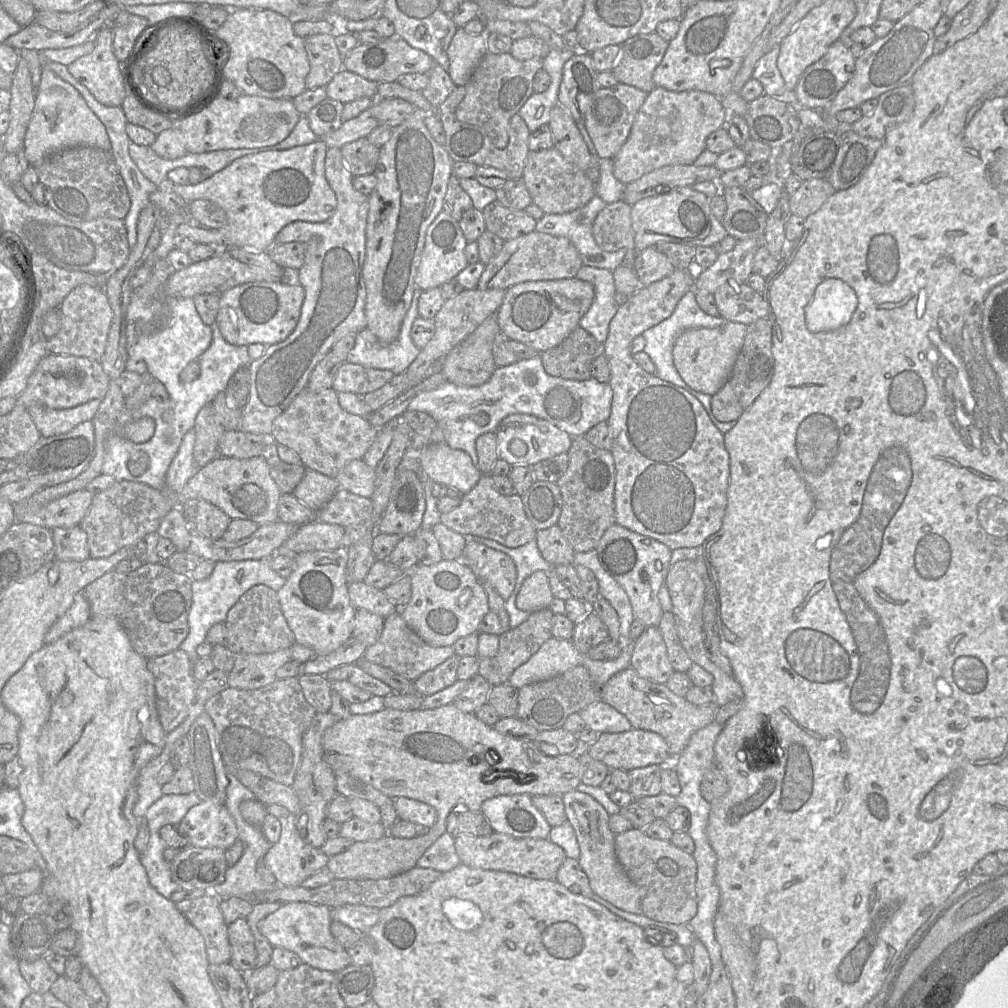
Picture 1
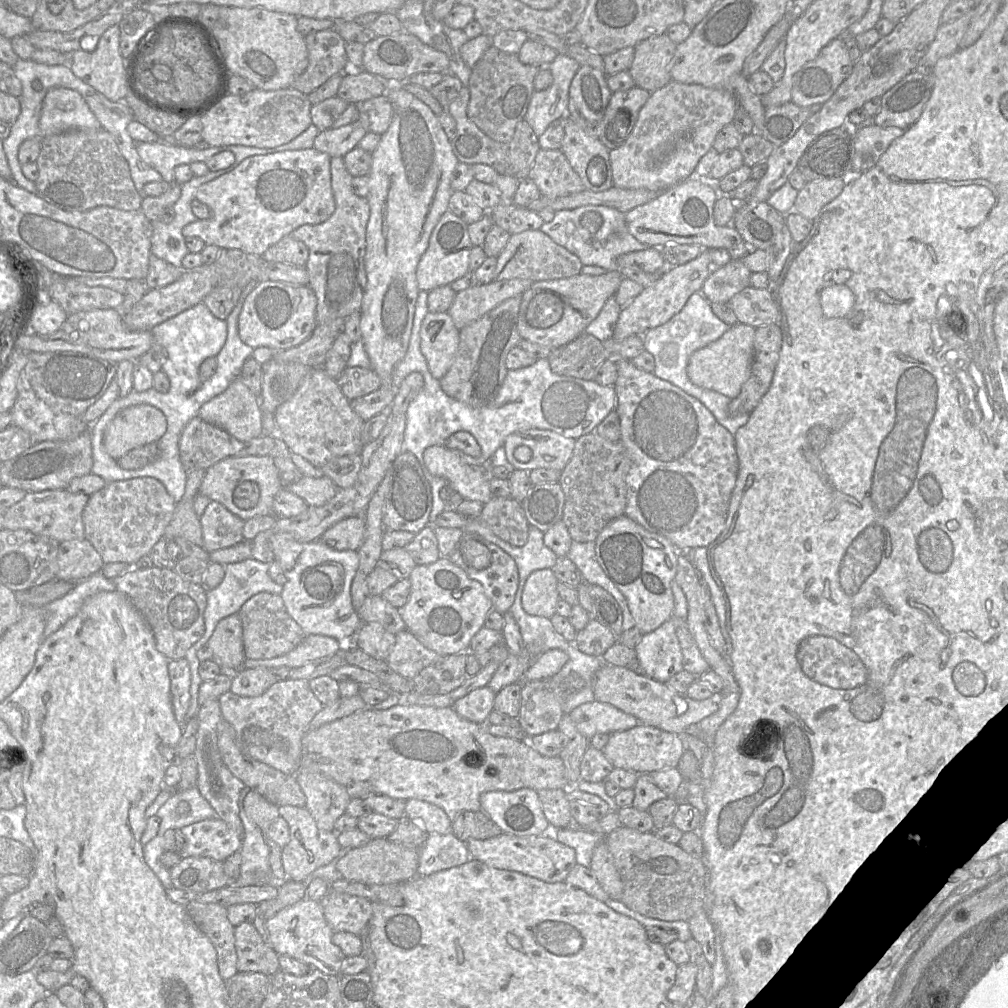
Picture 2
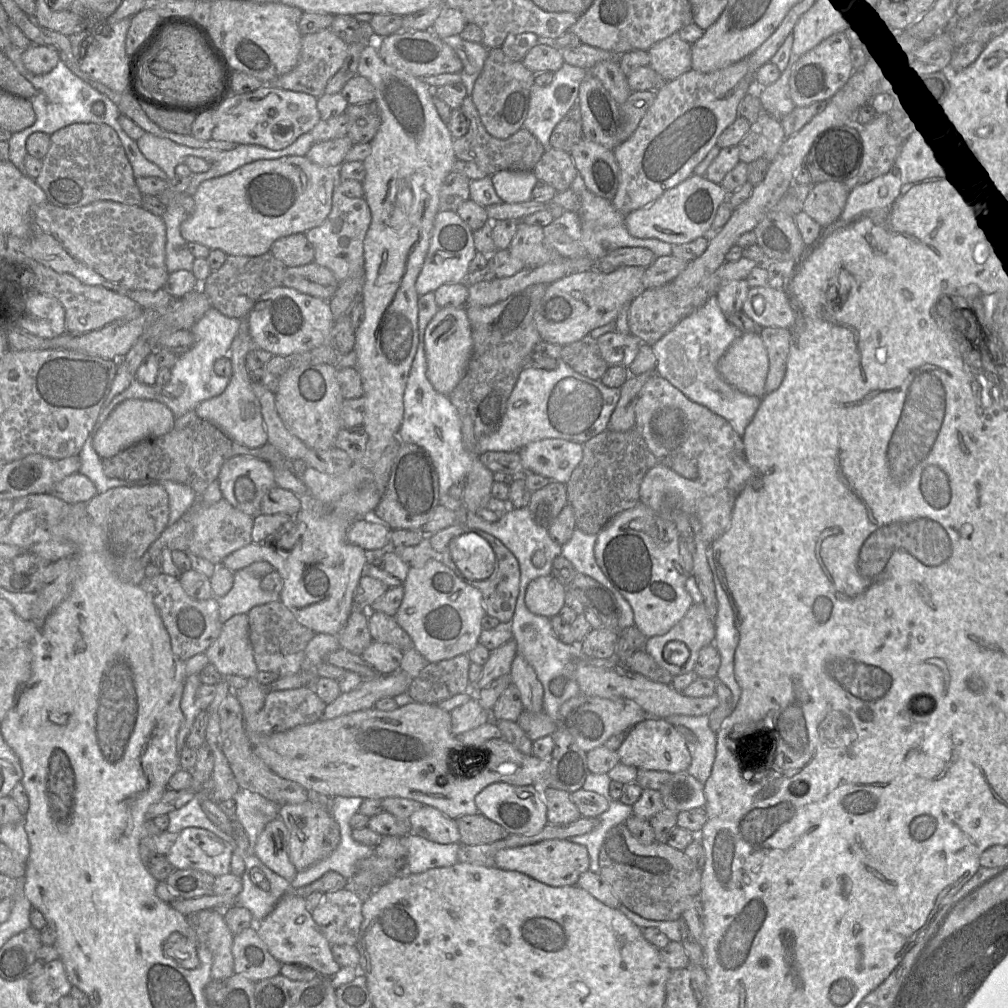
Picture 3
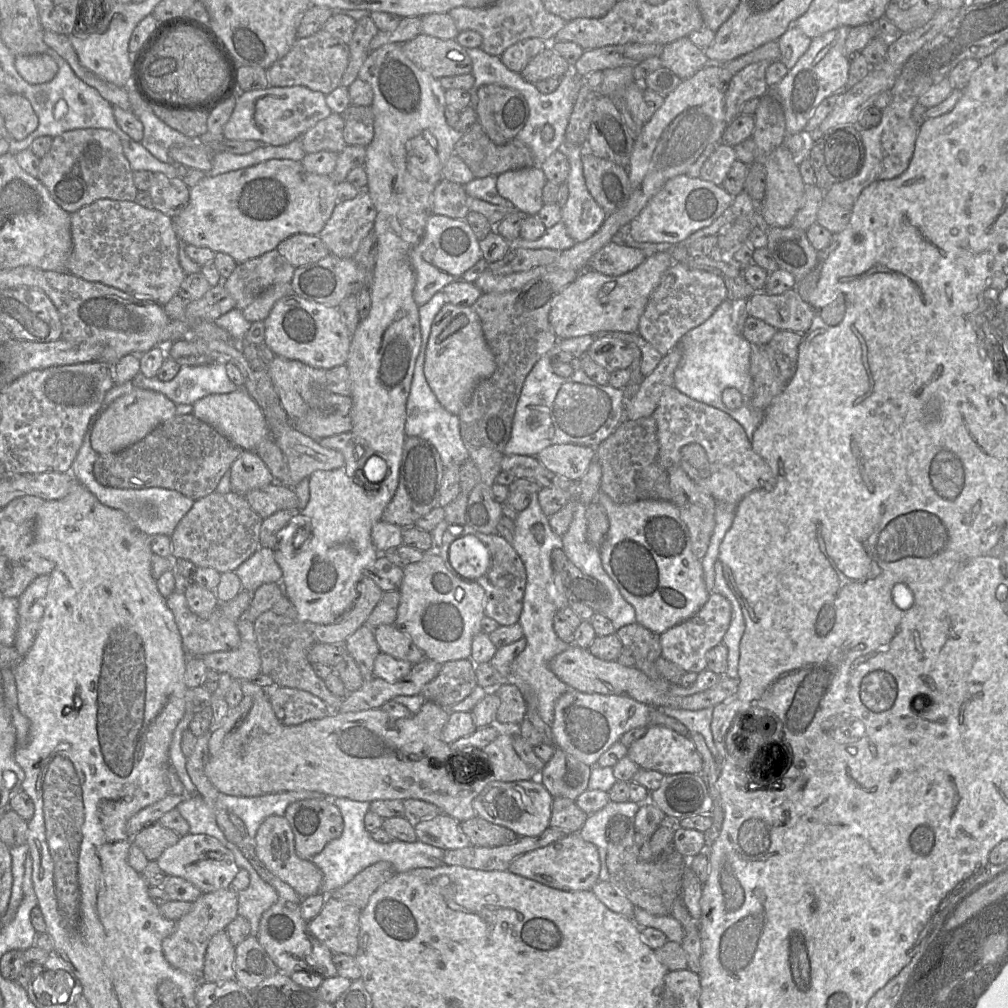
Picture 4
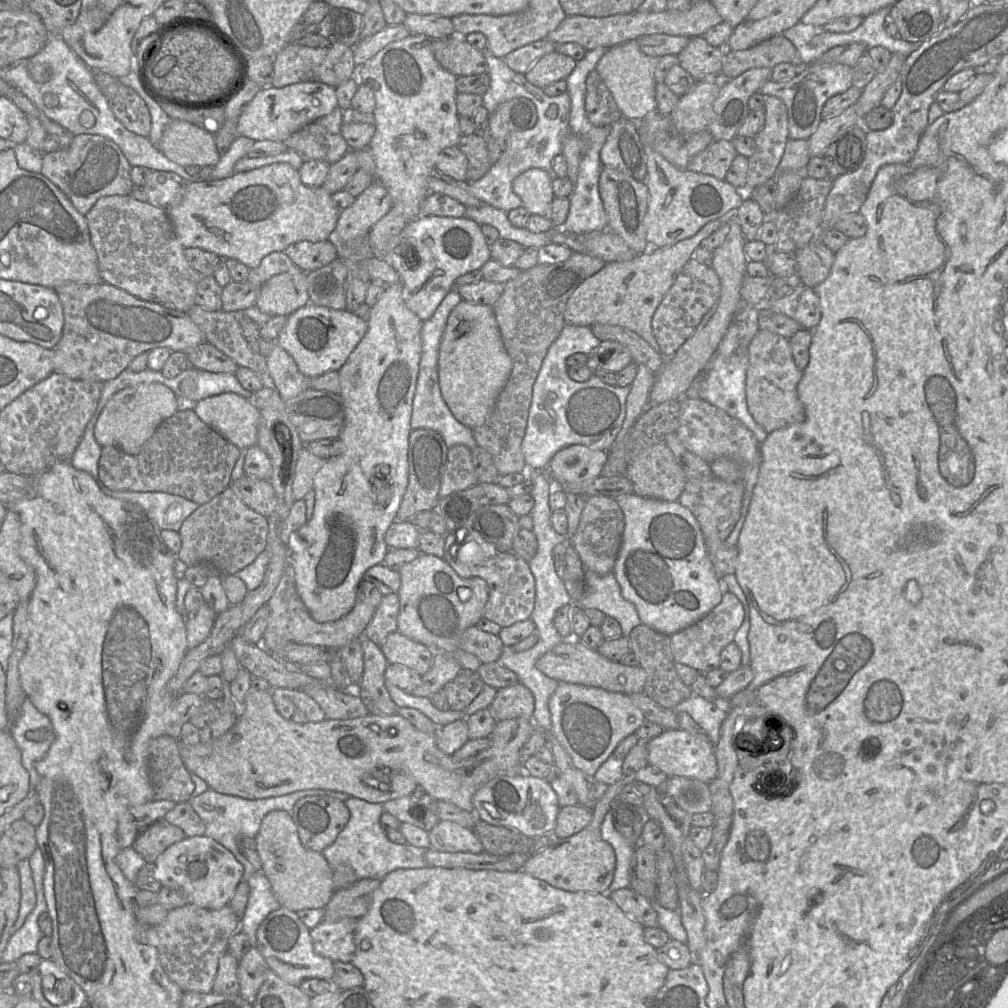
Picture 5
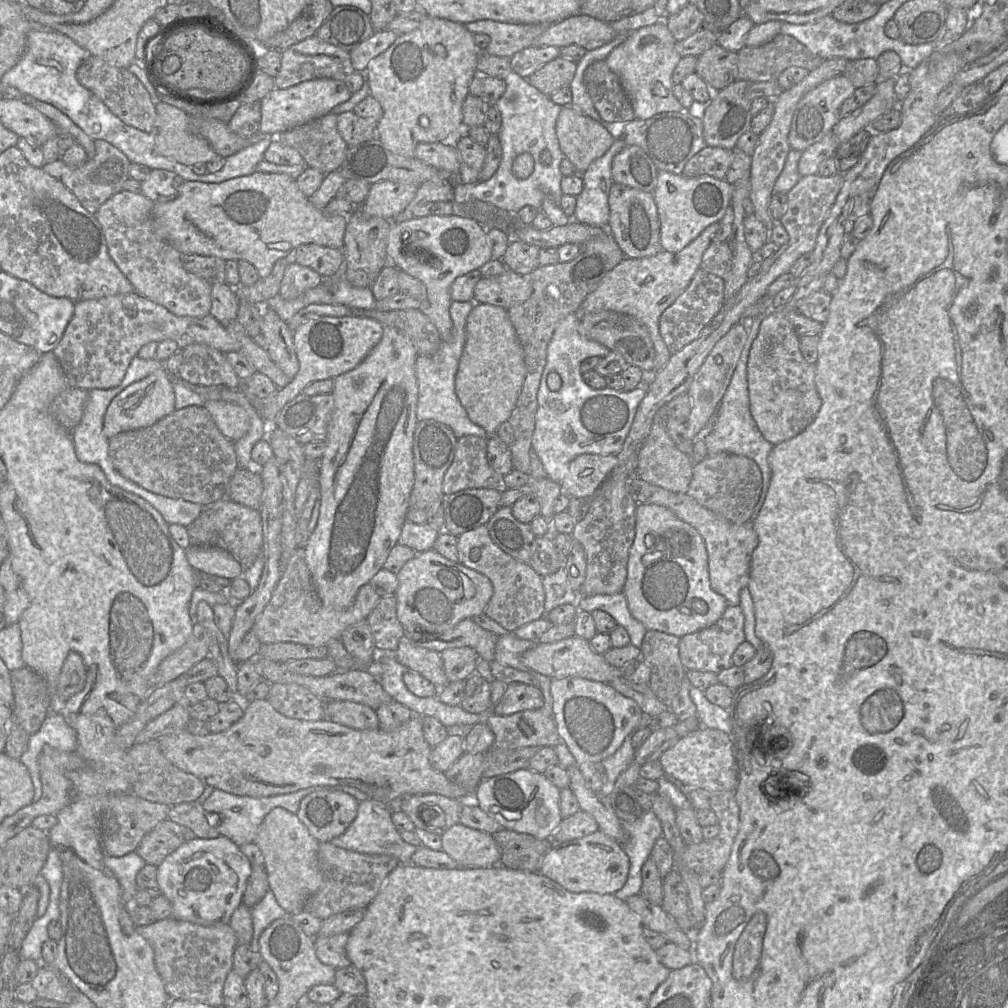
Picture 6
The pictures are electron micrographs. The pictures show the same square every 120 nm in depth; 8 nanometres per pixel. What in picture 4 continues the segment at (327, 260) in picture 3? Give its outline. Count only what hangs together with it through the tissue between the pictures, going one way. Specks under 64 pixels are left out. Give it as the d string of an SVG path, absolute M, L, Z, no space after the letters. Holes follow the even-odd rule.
M367 190L354 199L338 202L319 233L330 254L354 258L360 244L373 229L377 211Z

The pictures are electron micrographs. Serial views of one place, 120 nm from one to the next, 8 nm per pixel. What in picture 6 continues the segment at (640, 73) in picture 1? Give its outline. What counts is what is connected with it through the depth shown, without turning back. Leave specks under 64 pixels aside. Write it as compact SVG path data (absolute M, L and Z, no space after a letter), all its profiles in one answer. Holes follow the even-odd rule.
M719 44L697 56L695 73L712 89L720 91L737 80L738 53Z

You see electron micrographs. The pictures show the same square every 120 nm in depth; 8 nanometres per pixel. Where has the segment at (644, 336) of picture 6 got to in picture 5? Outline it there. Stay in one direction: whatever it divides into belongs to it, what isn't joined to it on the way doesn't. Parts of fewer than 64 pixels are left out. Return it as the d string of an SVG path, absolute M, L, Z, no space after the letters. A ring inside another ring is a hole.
M594 324L590 328L601 342L616 341L623 345L637 365L646 365L654 374L663 367L665 357L660 352L655 351L634 331L623 326L609 324Z

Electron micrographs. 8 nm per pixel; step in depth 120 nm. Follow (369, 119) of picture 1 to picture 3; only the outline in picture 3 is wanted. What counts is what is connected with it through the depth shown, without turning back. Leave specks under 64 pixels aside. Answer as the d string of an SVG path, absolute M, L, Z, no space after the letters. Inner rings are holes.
M348 135L324 142L314 143L306 157L315 164L338 170L345 161L346 153L354 145Z

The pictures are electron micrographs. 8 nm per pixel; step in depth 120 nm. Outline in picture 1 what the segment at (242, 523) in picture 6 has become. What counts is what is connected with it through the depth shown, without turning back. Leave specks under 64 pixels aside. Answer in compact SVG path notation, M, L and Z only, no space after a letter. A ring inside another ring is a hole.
M198 500L195 505L194 531L211 540L222 539L232 519L208 501Z

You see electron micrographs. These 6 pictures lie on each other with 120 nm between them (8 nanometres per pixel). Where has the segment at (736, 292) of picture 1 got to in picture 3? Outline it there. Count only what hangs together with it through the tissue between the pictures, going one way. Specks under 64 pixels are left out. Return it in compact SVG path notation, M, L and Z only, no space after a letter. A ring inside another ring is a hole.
M767 285L750 288L741 311L760 328L789 329L795 321L793 309L783 289Z

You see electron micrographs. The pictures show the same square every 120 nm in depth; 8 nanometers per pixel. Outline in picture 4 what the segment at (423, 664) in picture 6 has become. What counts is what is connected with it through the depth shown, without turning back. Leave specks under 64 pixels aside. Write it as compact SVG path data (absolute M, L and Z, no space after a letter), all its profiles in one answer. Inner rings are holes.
M383 624L373 630L380 652L412 665L425 659L425 655L410 637L402 633L395 624Z

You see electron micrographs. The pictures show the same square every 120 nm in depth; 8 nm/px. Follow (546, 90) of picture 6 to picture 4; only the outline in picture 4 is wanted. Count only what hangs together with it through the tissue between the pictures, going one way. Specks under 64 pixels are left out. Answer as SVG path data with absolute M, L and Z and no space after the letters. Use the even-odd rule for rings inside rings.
M549 45L534 56L520 72L531 83L537 83L547 78L560 78L572 66Z

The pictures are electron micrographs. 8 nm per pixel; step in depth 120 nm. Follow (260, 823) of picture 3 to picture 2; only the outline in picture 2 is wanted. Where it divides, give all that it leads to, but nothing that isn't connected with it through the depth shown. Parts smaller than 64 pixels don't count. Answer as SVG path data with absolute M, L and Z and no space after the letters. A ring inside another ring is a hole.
M247 786L243 788L238 799L239 817L244 827L244 834L240 848L242 855L240 877L235 883L238 883L241 878L246 877L248 873L256 871L269 872L270 869L267 836L248 818L244 810L244 799L251 790Z

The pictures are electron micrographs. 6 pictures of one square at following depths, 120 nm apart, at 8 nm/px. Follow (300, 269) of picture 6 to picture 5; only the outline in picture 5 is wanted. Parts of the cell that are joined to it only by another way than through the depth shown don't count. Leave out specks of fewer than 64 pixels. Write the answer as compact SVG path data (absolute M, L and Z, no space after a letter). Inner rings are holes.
M295 267L266 281L260 288L255 306L270 316L289 316L308 303L306 272Z

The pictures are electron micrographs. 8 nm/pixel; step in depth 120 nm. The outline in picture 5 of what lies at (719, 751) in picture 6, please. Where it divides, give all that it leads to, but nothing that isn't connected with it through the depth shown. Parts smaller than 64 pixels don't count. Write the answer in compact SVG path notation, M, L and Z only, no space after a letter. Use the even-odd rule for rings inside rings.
M668 729L645 742L649 765L658 768L668 777L690 777L709 784L717 776L715 746L706 734L691 733L682 729Z

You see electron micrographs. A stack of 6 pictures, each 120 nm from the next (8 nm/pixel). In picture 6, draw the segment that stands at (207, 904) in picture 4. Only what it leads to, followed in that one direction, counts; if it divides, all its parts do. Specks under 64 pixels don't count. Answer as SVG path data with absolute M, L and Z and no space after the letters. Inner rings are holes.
M168 917L163 920L154 921L153 923L147 926L137 926L137 932L149 942L149 944L151 945L154 951L155 966L160 977L162 978L165 990L168 996L170 997L170 999L190 1000L190 1001L203 1003L213 1007L223 1006L224 1003L223 987L228 973L233 969L233 954L237 946L236 934L234 933L234 931L232 930L229 924L203 926L191 922L176 920L173 917Z

